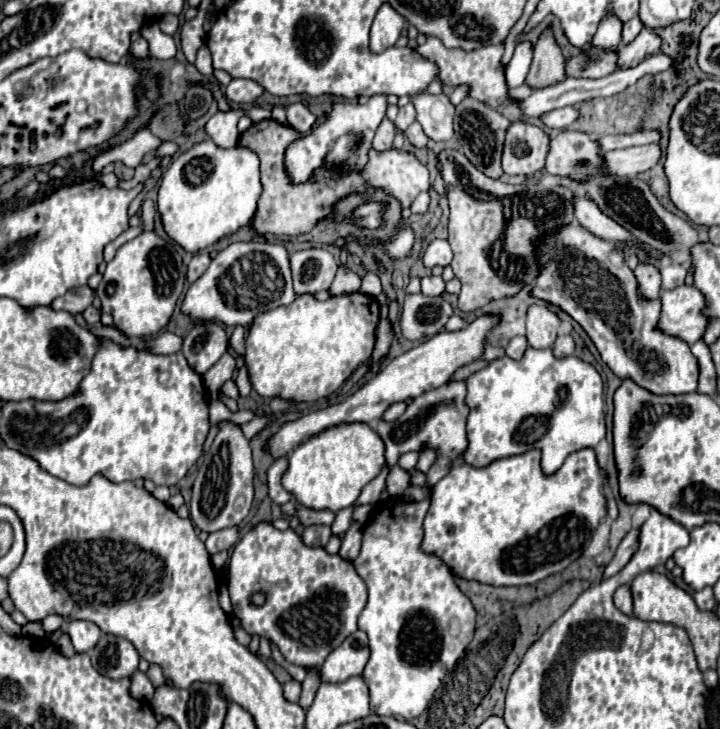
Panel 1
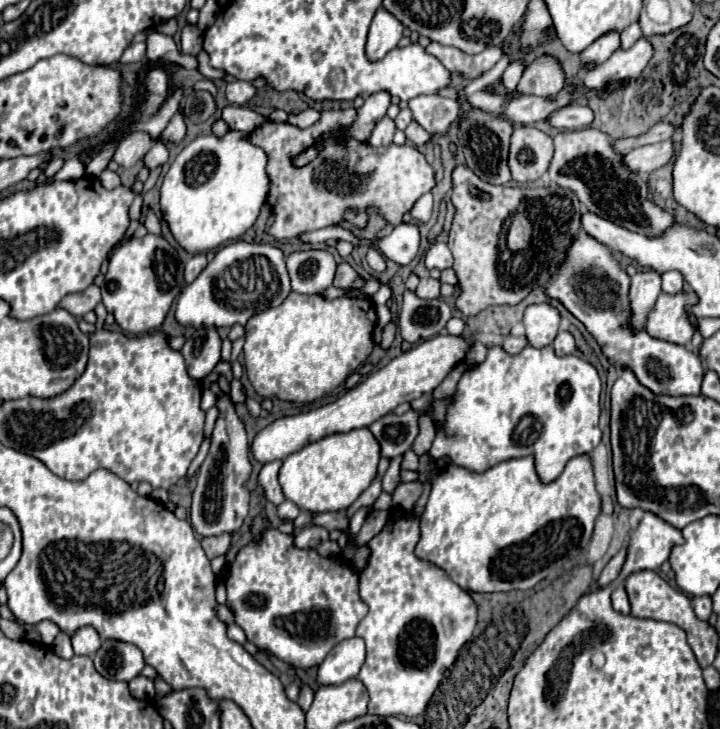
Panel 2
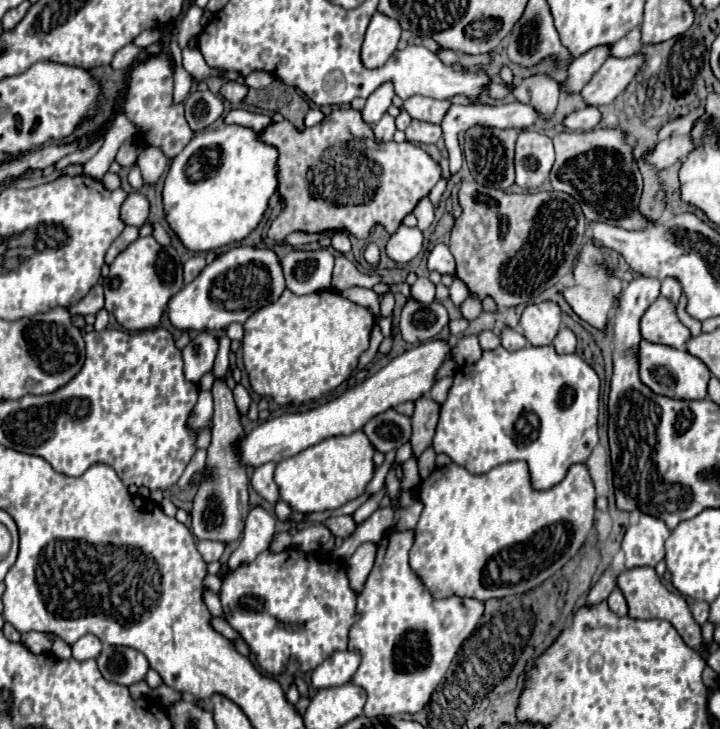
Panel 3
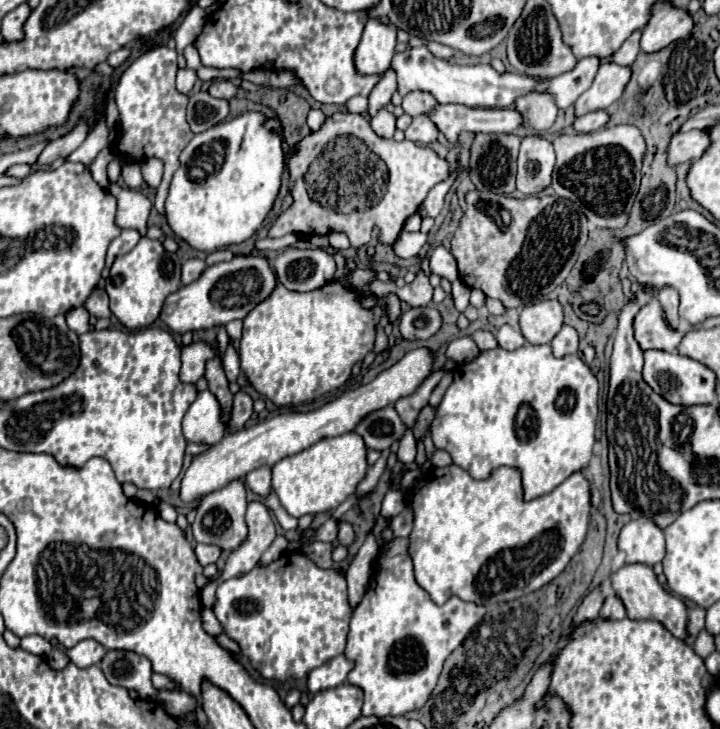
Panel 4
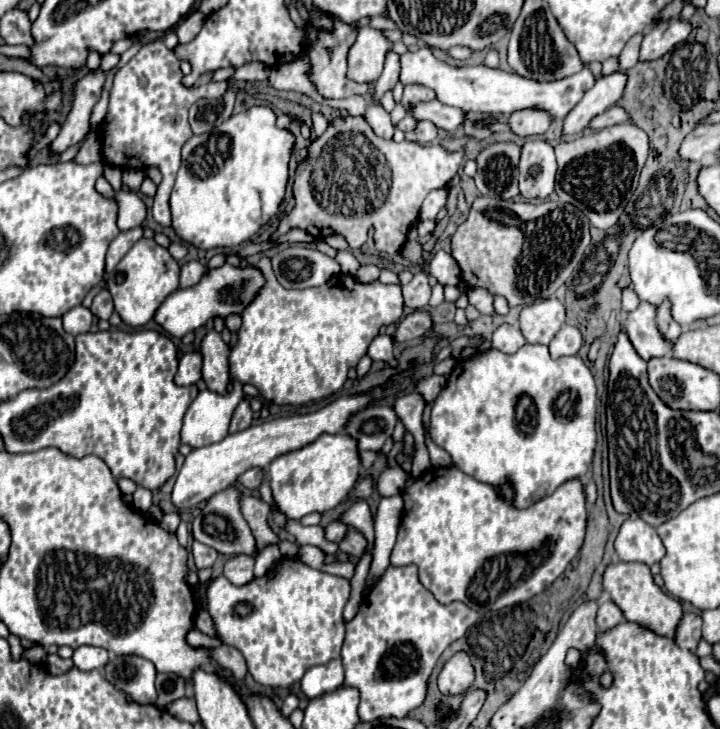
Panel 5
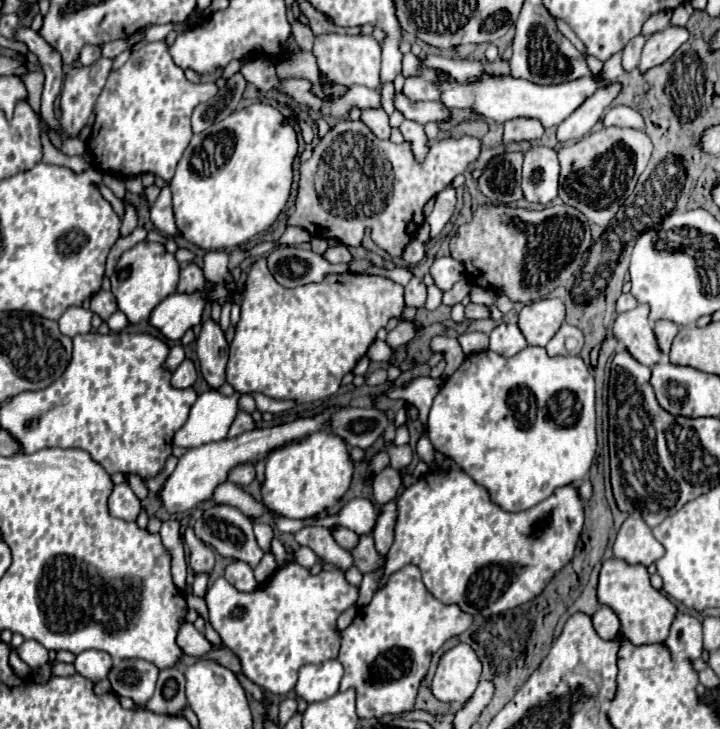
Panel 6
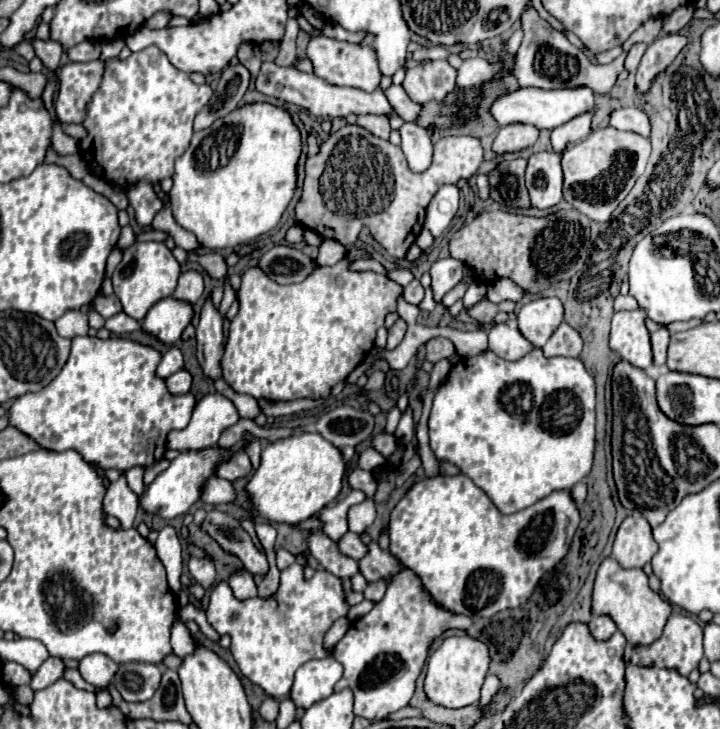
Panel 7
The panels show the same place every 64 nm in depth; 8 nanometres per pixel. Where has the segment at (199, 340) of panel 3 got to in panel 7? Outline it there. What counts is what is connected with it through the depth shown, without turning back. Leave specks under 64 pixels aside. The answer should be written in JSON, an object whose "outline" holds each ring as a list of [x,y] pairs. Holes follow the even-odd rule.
{"outline":[[[182,368],[176,374],[166,378],[166,386],[172,394],[186,394],[192,386],[192,374],[186,368]]]}

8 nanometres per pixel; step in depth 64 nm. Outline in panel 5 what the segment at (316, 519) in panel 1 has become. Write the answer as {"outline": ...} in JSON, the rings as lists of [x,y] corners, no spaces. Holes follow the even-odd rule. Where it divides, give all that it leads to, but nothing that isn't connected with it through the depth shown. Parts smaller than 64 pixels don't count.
{"outline":[[[348,530],[346,536],[344,536],[344,540],[340,542],[340,550],[354,554],[356,560],[362,556],[364,546],[366,546],[366,540],[364,540],[364,536],[362,536],[360,532],[356,532],[356,530]]]}

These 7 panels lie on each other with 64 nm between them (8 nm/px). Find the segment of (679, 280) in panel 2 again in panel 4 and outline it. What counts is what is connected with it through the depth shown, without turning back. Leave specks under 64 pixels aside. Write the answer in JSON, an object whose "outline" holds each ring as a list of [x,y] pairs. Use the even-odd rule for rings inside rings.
{"outline":[[[666,286],[666,288],[660,290],[658,300],[660,300],[662,308],[664,308],[664,314],[666,314],[668,322],[674,328],[680,328],[680,318],[678,318],[678,302],[680,302],[680,298],[678,298],[678,292],[674,288],[668,288]]]}

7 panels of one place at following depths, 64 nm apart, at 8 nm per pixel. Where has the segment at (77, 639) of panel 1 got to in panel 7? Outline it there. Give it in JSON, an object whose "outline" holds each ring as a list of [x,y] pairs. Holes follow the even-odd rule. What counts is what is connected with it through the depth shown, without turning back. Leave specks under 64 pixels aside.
{"outline":[[[88,654],[82,660],[78,660],[78,670],[82,678],[100,690],[104,690],[110,684],[116,668],[118,664],[104,654]]]}

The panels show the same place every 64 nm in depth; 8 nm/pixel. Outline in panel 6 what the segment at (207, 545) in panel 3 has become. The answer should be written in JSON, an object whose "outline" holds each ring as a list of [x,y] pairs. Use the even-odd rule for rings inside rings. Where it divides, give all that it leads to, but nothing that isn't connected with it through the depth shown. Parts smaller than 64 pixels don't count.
{"outline":[[[188,528],[186,530],[186,544],[190,548],[190,566],[192,570],[198,572],[212,572],[214,566],[214,550],[210,546],[206,546],[200,538],[196,538],[196,534]]]}

